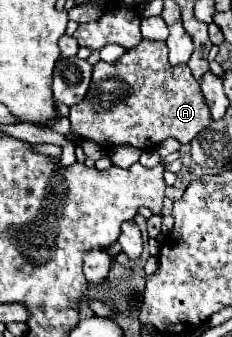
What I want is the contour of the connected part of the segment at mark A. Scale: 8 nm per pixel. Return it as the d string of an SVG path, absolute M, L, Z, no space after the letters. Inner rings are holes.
M141 40L135 50L127 50L119 60L97 62L85 100L71 106L71 128L103 148L129 144L149 150L167 138L189 144L211 124L211 114L189 66L171 66L167 54L165 42Z

